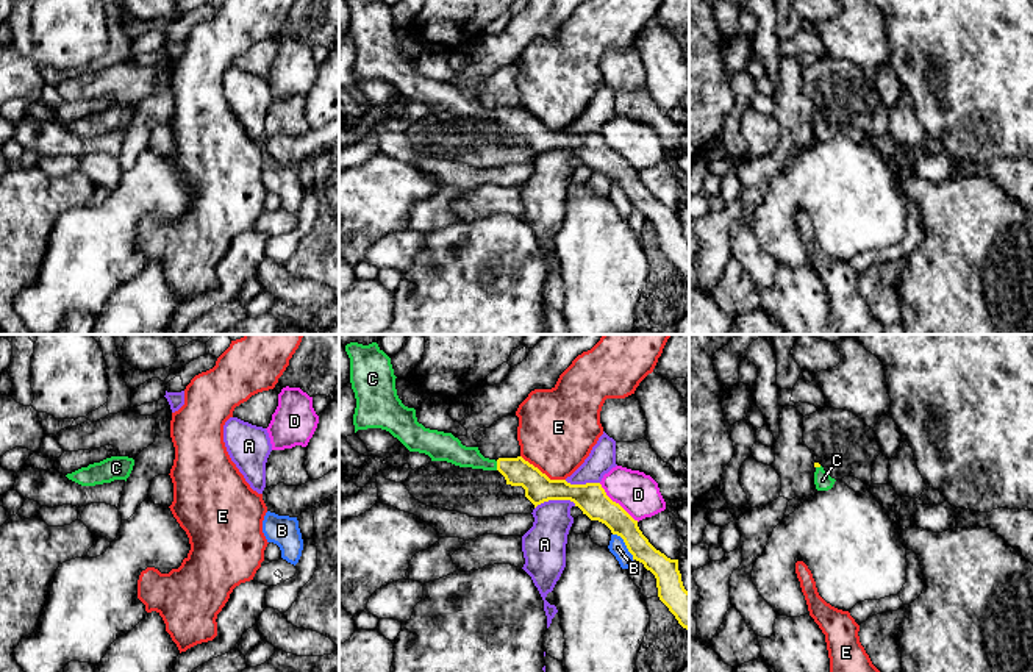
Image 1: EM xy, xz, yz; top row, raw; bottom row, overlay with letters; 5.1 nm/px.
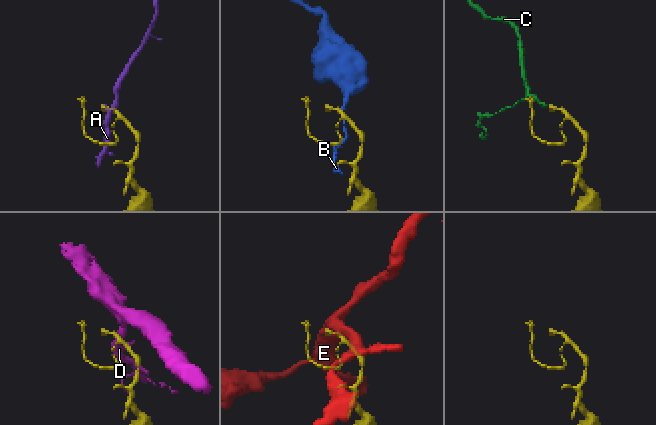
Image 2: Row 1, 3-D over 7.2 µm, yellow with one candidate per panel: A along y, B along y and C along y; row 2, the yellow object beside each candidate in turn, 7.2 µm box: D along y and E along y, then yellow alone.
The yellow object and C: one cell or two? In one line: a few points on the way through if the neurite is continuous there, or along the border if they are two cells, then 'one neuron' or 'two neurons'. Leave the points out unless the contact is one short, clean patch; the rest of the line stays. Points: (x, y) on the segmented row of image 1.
across xz (538, 486), (527, 475), (497, 466), (480, 463), (452, 450) | one neuron

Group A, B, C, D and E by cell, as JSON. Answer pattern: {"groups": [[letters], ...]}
{"groups": [["A"], ["B"], ["C"], ["D"], ["E"]]}

